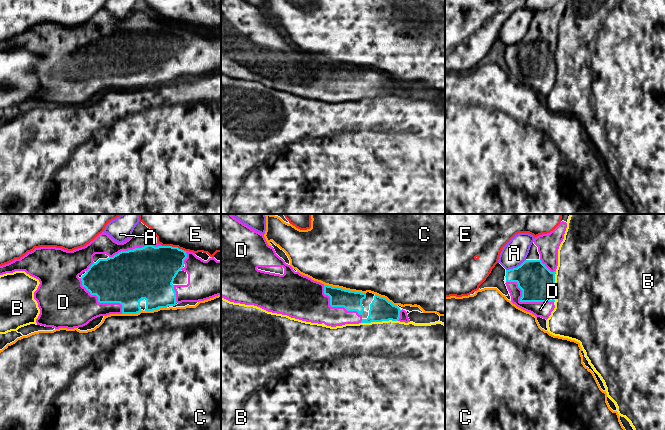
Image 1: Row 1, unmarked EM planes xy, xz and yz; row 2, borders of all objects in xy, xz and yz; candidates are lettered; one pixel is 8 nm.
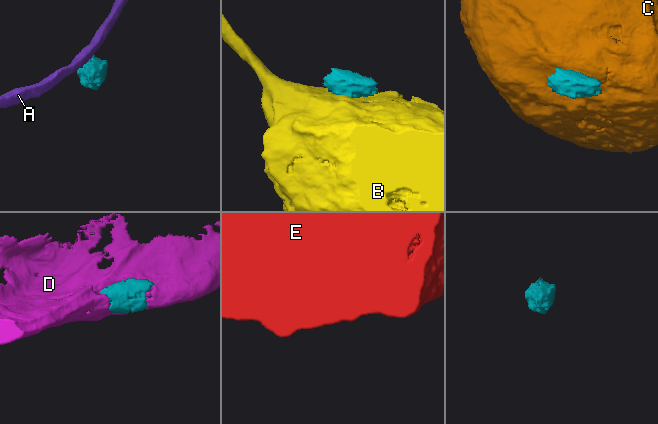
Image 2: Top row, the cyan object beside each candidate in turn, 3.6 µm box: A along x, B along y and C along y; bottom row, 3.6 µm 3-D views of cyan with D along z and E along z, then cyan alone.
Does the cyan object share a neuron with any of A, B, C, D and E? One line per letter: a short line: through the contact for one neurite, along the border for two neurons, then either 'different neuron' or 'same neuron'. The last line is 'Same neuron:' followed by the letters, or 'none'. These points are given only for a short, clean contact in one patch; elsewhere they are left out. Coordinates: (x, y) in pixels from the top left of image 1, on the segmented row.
A: line yz (525, 259), (516, 267), (506, 270); different neuron
B: different neuron
C: different neuron
D: same neuron
E: line xy (162, 245), (177, 246), (185, 251); different neuron
Same neuron: D

